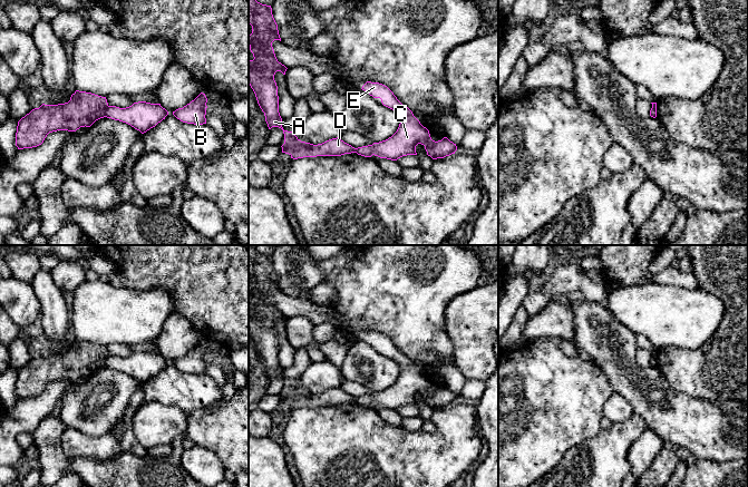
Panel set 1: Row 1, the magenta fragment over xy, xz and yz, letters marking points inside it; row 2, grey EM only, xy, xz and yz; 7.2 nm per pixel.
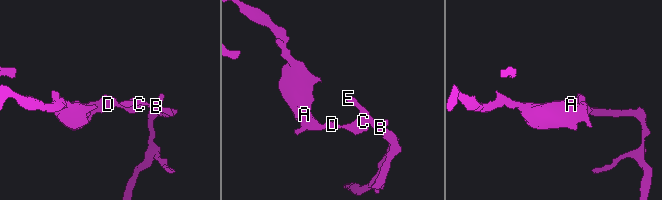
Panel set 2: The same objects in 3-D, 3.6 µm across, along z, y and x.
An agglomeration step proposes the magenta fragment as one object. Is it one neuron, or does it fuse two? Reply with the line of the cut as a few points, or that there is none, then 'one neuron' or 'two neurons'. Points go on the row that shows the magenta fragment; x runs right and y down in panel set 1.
cut in xy along (108, 106), (105, 116); two neurons

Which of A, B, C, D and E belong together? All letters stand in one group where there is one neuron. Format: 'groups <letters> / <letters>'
groups A D / B C E

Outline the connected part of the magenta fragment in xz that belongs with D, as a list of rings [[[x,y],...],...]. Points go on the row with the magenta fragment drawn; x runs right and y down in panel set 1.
[[[249,0],[249,25],[252,26],[249,46],[254,57],[253,60],[249,60],[249,85],[264,113],[269,129],[279,127],[283,130],[282,153],[289,154],[293,159],[356,153],[356,148],[341,140],[340,137],[313,145],[301,142],[295,133],[283,129],[274,75],[276,71],[285,75],[288,68],[278,61],[272,47],[272,42],[274,40],[281,41],[281,38],[271,6],[262,4],[256,0]]]

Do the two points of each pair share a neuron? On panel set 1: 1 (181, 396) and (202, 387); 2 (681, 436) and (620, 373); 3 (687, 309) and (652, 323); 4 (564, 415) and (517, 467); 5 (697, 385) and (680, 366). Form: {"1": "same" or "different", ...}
{"1": "same", "2": "same", "3": "same", "4": "same", "5": "same"}

